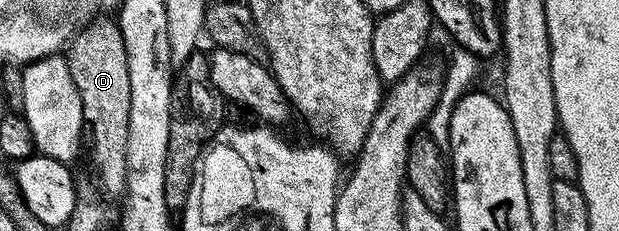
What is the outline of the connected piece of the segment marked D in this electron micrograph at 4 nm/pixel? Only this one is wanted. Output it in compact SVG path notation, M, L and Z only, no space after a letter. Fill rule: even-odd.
M101 16L88 23L66 47L70 76L74 76L74 88L82 100L82 112L86 134L92 137L92 166L100 186L110 197L119 199L126 191L126 140L130 132L130 64L126 64L126 44L115 21Z

